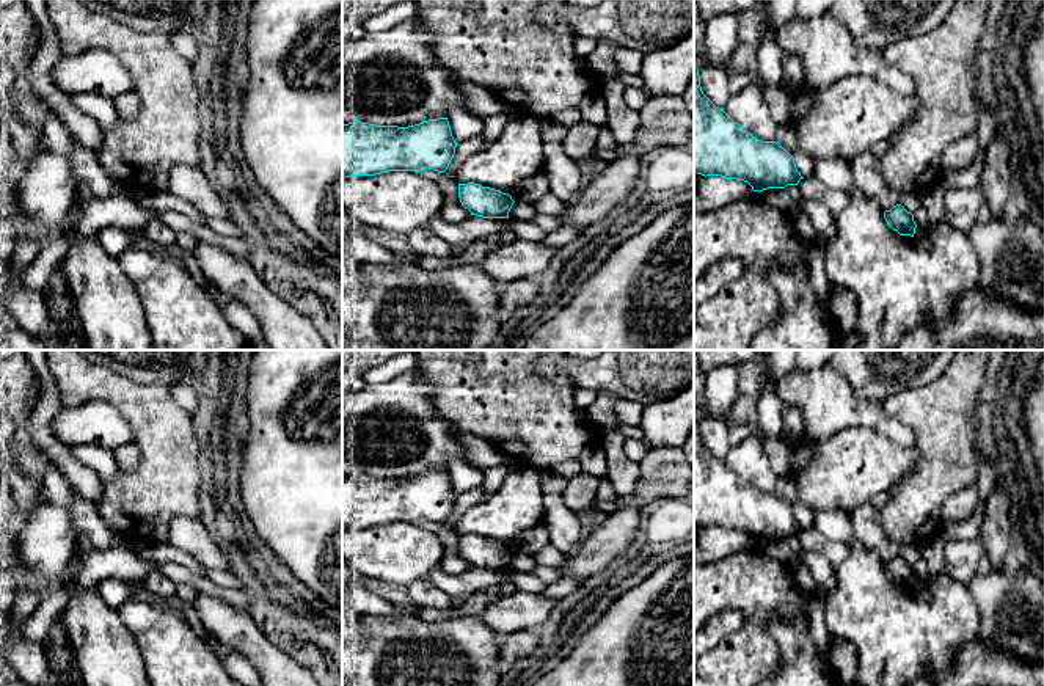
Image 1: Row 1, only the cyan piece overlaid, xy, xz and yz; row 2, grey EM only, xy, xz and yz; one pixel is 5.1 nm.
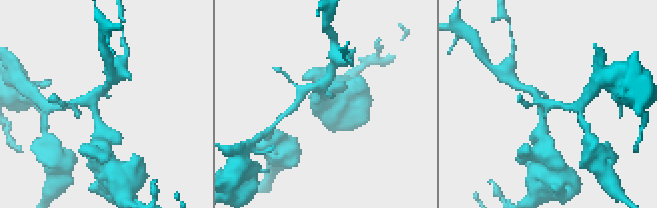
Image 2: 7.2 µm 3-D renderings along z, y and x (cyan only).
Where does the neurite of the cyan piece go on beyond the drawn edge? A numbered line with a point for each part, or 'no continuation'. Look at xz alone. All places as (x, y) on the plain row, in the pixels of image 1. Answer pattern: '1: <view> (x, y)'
no continuation

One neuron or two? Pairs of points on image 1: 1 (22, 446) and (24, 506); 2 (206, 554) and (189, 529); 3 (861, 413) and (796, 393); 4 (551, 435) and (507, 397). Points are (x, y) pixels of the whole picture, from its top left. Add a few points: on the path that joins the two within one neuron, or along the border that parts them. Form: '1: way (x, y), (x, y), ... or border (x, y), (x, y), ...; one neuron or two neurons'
1: border (16, 463), (25, 474), (35, 476), (43, 484); two neurons
2: way (203, 548), (190, 536); one neuron
3: way (845, 410), (832, 407), (818, 393), (812, 393); one neuron
4: way (540, 427), (518, 408); one neuron

